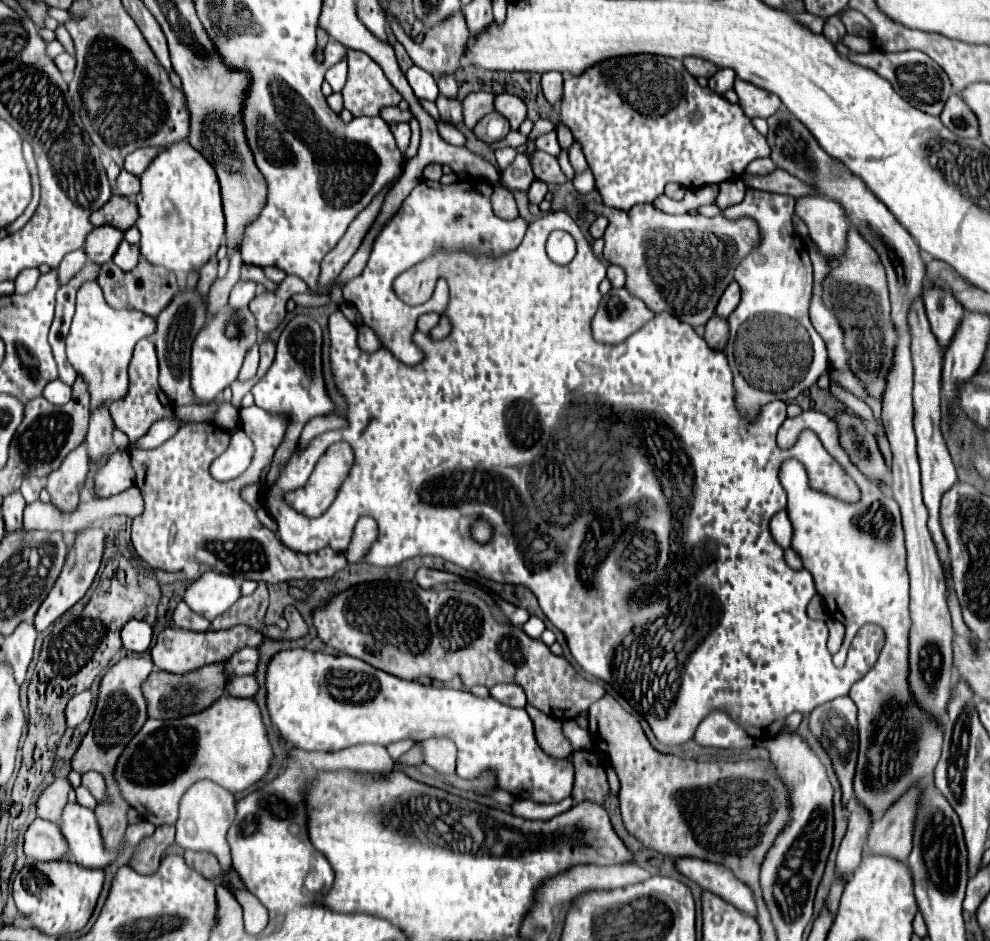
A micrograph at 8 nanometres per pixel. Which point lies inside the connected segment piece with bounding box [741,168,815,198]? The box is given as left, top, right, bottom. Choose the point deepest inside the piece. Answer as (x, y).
(780, 182)

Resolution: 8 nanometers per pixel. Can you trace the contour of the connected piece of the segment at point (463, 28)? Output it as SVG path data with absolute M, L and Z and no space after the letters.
M459 10L457 16L451 16L451 20L443 20L443 24L437 24L435 28L427 28L427 30L425 30L425 38L423 38L421 44L415 44L415 42L403 32L403 28L399 26L397 20L391 22L391 30L393 30L393 34L397 36L397 40L405 46L405 50L407 50L407 54L411 56L413 64L417 64L419 68L431 72L433 76L437 76L437 74L451 74L451 72L455 72L455 70L459 68L459 60L461 60L461 56L463 56L463 50L465 50L465 46L467 46L469 34L471 34L469 28L467 28L467 22L463 20L463 10Z

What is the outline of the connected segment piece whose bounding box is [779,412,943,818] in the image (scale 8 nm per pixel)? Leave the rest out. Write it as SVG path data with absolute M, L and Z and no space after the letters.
M803 412L797 418L787 418L781 428L813 430L825 450L861 488L861 502L847 504L811 490L805 468L795 460L787 460L779 472L781 484L787 492L787 516L793 524L791 548L803 560L803 568L813 574L815 590L825 596L827 614L845 626L845 642L833 656L833 664L845 664L849 644L863 624L879 624L885 632L885 646L879 660L859 682L851 686L849 692L849 698L859 708L855 796L875 818L879 818L917 780L933 774L943 742L943 726L919 710L907 684L911 618L901 512L891 496L883 494L877 484L871 484L871 480L867 480L859 468L851 464L847 452L843 452L843 446L839 444L839 432L833 418L821 412Z

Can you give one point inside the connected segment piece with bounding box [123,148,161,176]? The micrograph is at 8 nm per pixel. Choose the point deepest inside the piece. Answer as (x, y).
(139, 160)

